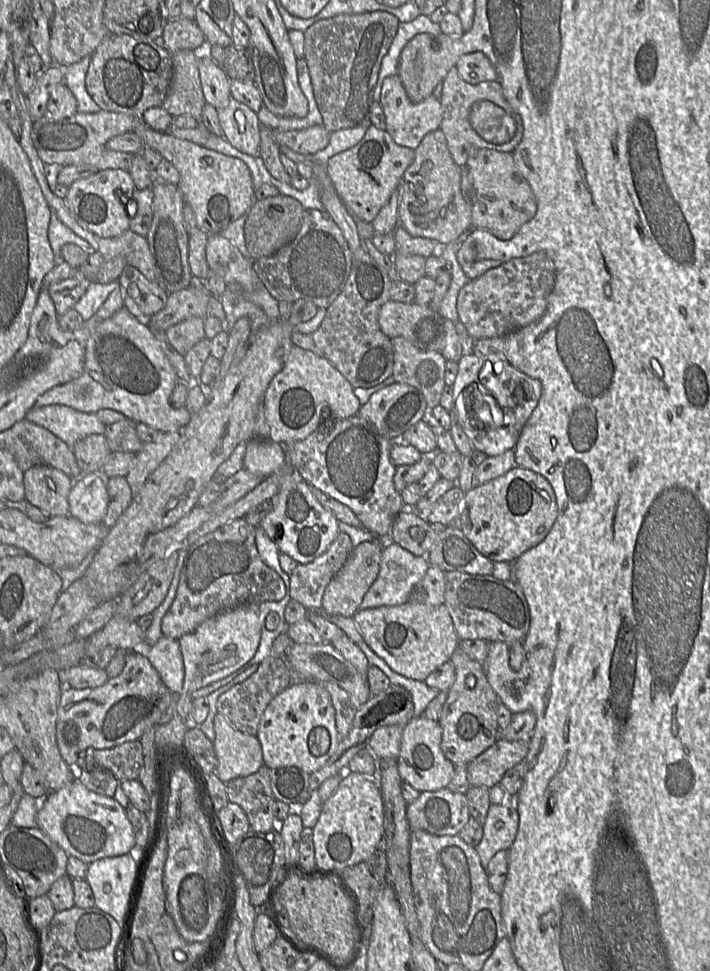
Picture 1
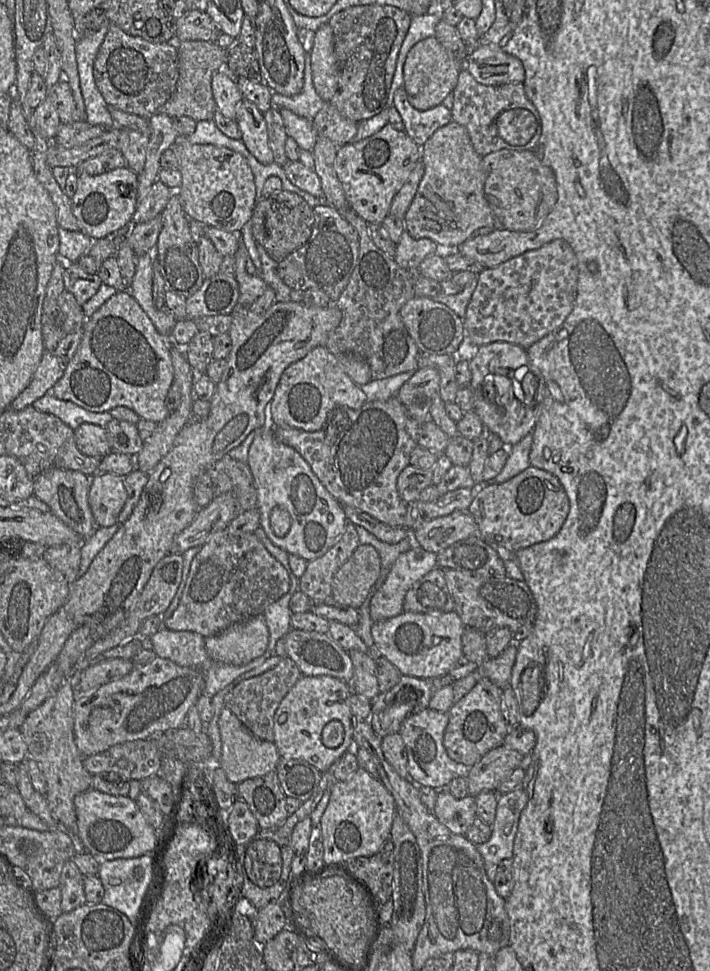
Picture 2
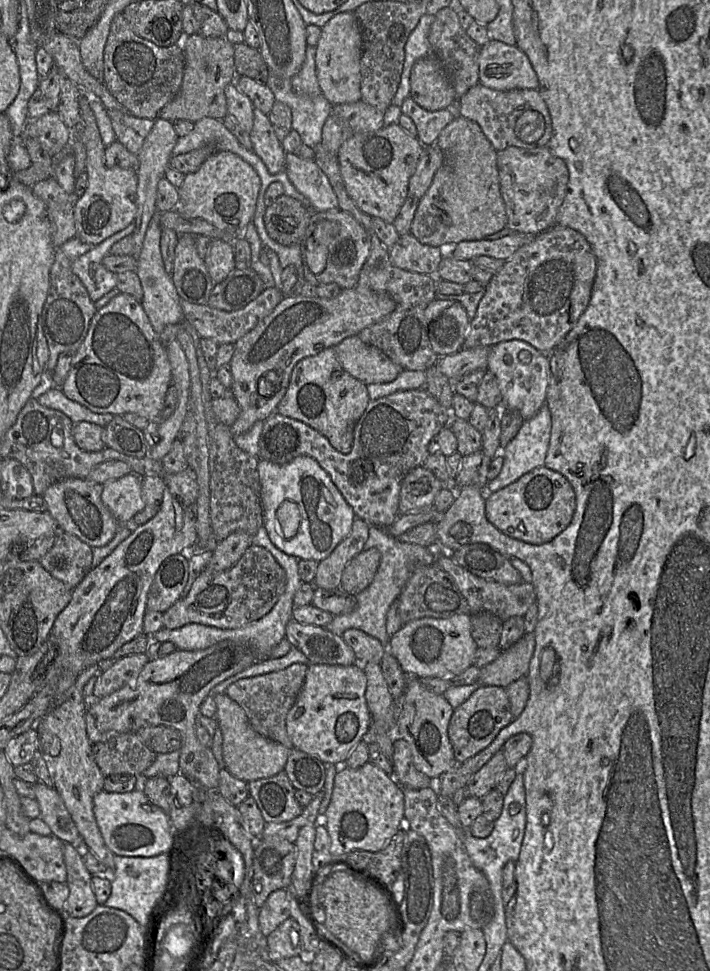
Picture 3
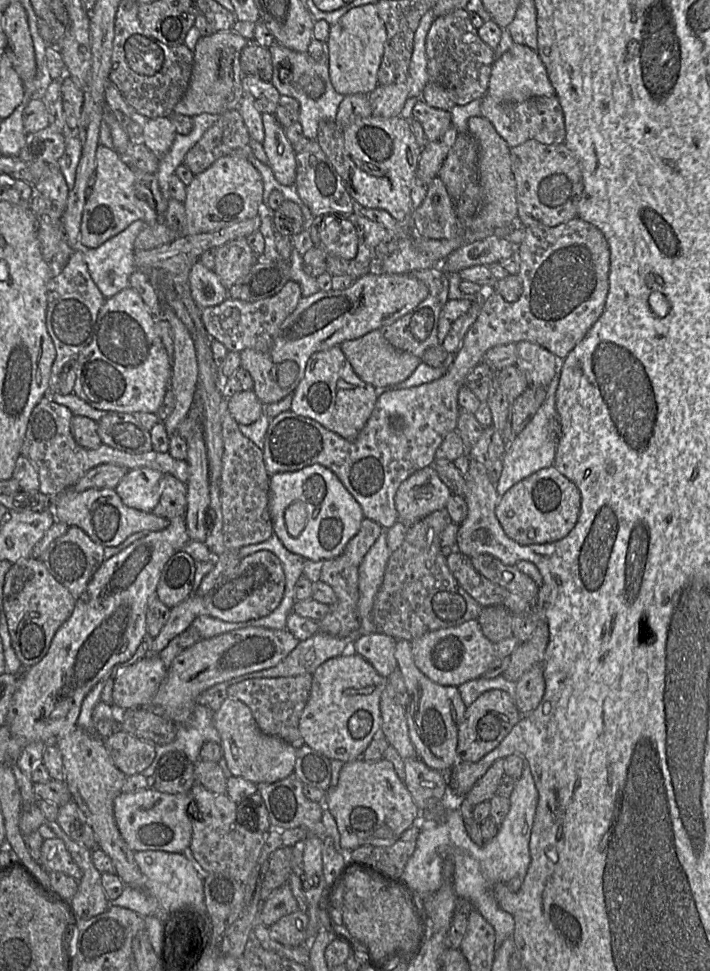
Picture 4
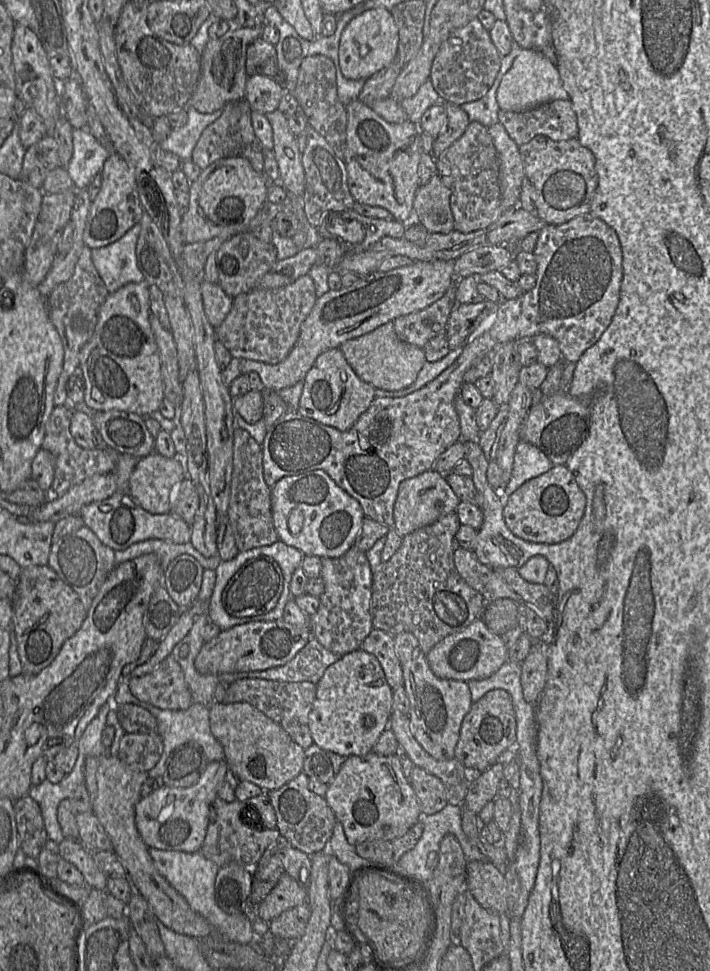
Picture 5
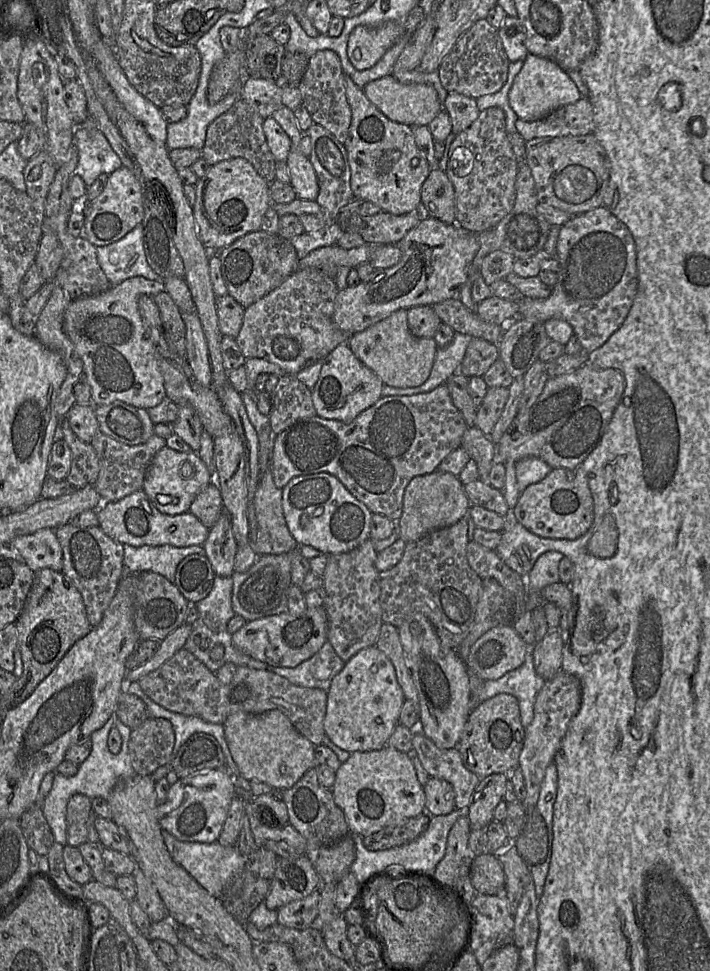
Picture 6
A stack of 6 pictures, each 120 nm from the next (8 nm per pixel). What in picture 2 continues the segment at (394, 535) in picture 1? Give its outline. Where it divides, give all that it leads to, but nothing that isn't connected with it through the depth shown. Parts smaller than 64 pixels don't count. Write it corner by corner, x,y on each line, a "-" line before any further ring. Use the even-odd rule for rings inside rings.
456,510
418,525
411,530
411,536
415,545
438,553
455,542
478,536
478,526
468,510

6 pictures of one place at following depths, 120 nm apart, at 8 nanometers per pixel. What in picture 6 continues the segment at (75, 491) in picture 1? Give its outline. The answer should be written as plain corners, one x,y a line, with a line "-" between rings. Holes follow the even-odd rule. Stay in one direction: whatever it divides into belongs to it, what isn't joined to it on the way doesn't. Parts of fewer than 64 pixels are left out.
166,446
151,460
142,491
161,513
176,515
188,512
197,494
213,481
213,470
205,464
196,451
179,452

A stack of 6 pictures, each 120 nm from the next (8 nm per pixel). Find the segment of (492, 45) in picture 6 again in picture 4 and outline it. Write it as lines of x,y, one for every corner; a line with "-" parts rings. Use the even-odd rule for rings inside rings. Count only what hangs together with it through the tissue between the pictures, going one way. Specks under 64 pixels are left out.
466,9
434,19
426,37
426,55
430,81
440,84
456,105
468,104
487,94
496,53
479,37

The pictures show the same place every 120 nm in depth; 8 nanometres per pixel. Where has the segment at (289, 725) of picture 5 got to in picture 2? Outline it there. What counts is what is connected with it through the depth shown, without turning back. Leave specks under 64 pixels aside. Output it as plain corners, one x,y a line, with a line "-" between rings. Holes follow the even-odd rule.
288,657
283,659
272,669
261,675
240,682
224,697
224,707
231,710
237,718
256,737
273,742
273,721
275,712
282,699
303,676
297,664

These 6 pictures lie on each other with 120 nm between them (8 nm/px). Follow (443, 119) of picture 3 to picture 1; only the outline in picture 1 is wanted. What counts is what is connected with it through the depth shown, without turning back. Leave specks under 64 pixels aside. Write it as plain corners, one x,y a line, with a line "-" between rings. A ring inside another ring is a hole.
398,74
384,79
380,91
380,104
385,115
385,130
398,145
413,150
419,146
425,135
440,127
443,118
441,103
433,95
419,103
411,102

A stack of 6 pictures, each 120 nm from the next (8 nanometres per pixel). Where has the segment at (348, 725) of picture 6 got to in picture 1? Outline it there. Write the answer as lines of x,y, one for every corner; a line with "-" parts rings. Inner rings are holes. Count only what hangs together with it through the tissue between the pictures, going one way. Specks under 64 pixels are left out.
317,681
290,684
266,707
256,737
261,744
264,765
270,769
294,766
308,774
319,770
341,740
329,692

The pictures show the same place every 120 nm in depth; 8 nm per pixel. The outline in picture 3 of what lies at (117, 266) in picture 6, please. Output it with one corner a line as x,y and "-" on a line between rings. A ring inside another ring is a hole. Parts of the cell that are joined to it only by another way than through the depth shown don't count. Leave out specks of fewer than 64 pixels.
132,222
96,246
84,243
75,236
57,249
72,260
70,269
81,280
93,302
117,288
117,273
106,269
102,260
110,254
113,244
131,235
134,229
135,223

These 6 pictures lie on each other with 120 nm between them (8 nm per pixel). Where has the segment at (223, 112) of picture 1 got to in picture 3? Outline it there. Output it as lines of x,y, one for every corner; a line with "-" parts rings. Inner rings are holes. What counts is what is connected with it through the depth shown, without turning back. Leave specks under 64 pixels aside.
254,108
253,128
249,132
253,151
261,158
271,174
285,171
286,152
274,132
268,115

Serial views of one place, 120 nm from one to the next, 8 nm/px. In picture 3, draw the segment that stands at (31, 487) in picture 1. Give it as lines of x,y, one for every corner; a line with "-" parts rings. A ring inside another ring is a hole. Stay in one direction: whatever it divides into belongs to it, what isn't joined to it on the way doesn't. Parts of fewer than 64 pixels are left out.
68,478
49,486
42,497
47,503
49,514
58,524
59,532
75,535
94,548
108,544
121,525
102,502
102,490
103,484
92,482
87,478

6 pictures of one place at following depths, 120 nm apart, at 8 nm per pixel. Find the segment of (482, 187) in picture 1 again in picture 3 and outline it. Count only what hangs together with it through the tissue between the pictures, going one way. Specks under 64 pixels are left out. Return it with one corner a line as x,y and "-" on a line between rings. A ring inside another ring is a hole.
508,147
497,152
497,167
507,214
506,227
531,235
552,228
568,188
569,172
565,162
548,147

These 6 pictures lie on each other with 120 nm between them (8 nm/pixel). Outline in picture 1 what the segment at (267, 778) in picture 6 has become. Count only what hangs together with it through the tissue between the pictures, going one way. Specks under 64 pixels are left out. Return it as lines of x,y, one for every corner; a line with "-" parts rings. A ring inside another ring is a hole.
219,713
214,717
214,730
216,775
223,782
251,775
264,765
261,744
256,736
236,729

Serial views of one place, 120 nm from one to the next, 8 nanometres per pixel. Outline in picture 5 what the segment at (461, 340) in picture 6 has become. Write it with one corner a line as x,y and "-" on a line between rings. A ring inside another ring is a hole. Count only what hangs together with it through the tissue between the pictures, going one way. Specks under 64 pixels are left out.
457,347
449,351
449,353
442,359
435,362
426,361
420,370
415,382
409,387
397,390
397,391
387,391
380,388
375,389
376,397
391,397
400,398
409,395
423,386
425,386
430,381
434,380
442,371
452,365
455,360
461,355
463,351
462,347

